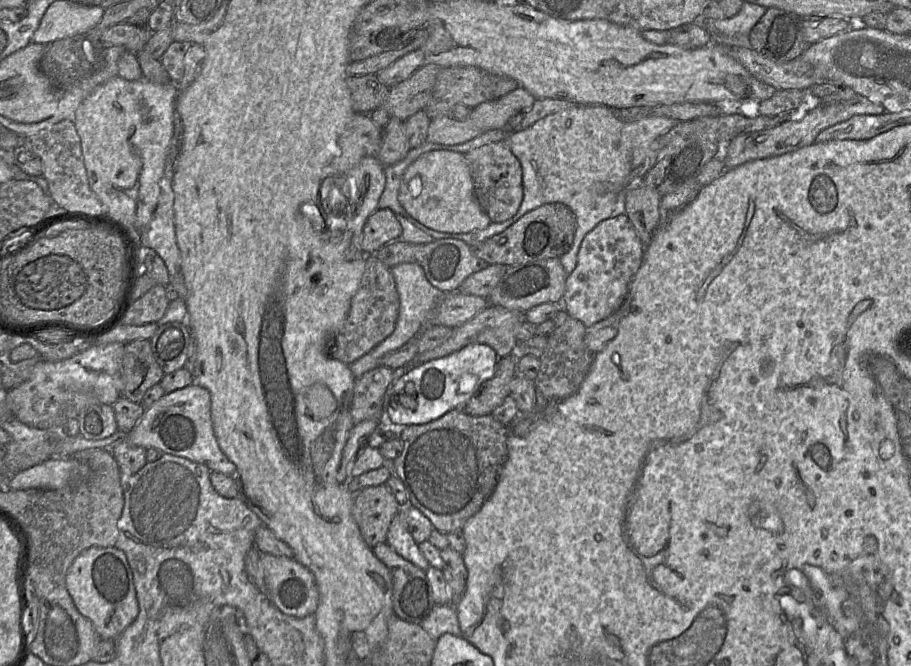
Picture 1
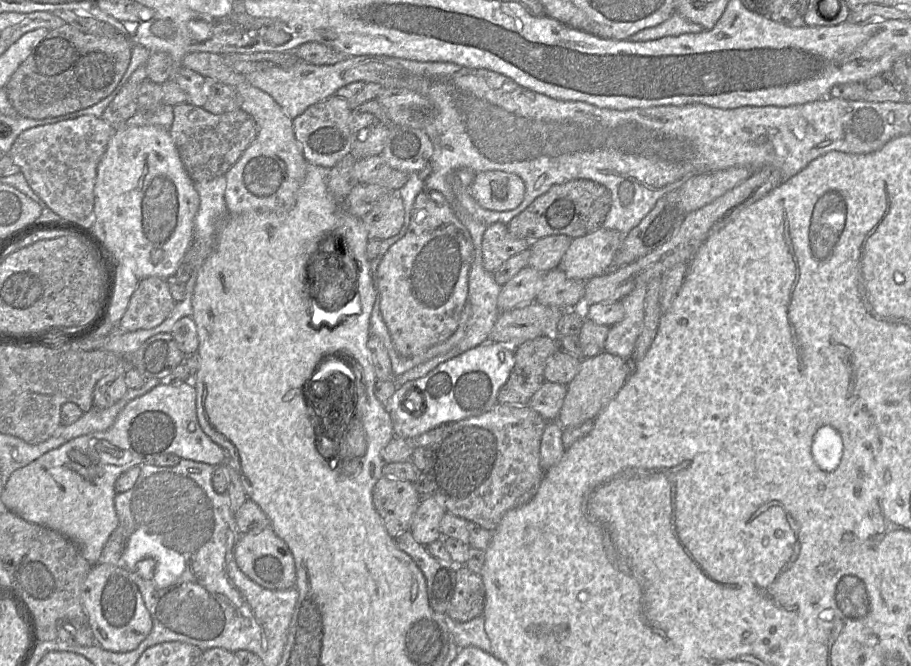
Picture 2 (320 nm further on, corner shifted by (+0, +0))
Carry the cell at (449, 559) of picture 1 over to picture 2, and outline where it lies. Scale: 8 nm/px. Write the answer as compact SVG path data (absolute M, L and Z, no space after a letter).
M466 565L455 566L455 588L446 615L450 622L469 622L483 614L485 589L481 577Z

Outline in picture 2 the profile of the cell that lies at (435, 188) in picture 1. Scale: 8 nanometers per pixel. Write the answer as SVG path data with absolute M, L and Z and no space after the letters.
M499 170L484 171L475 174L469 192L482 208L504 212L522 203L525 185L516 174Z

